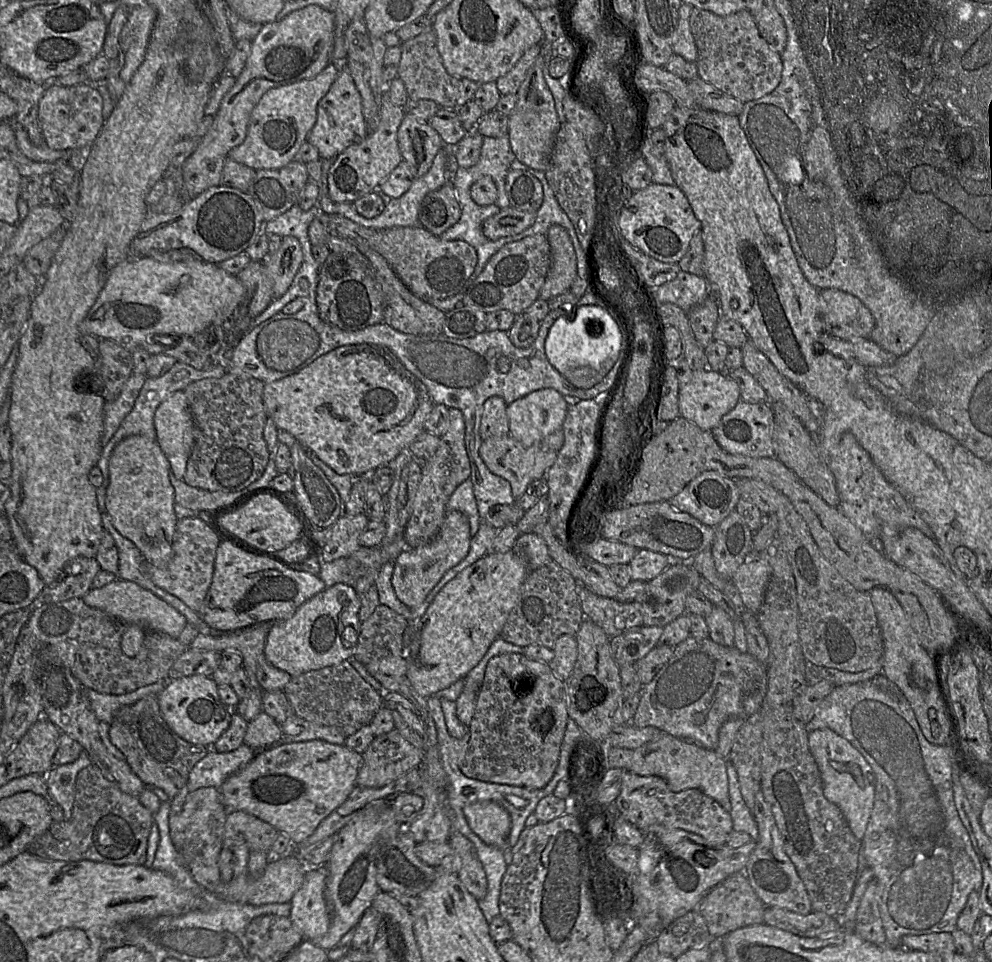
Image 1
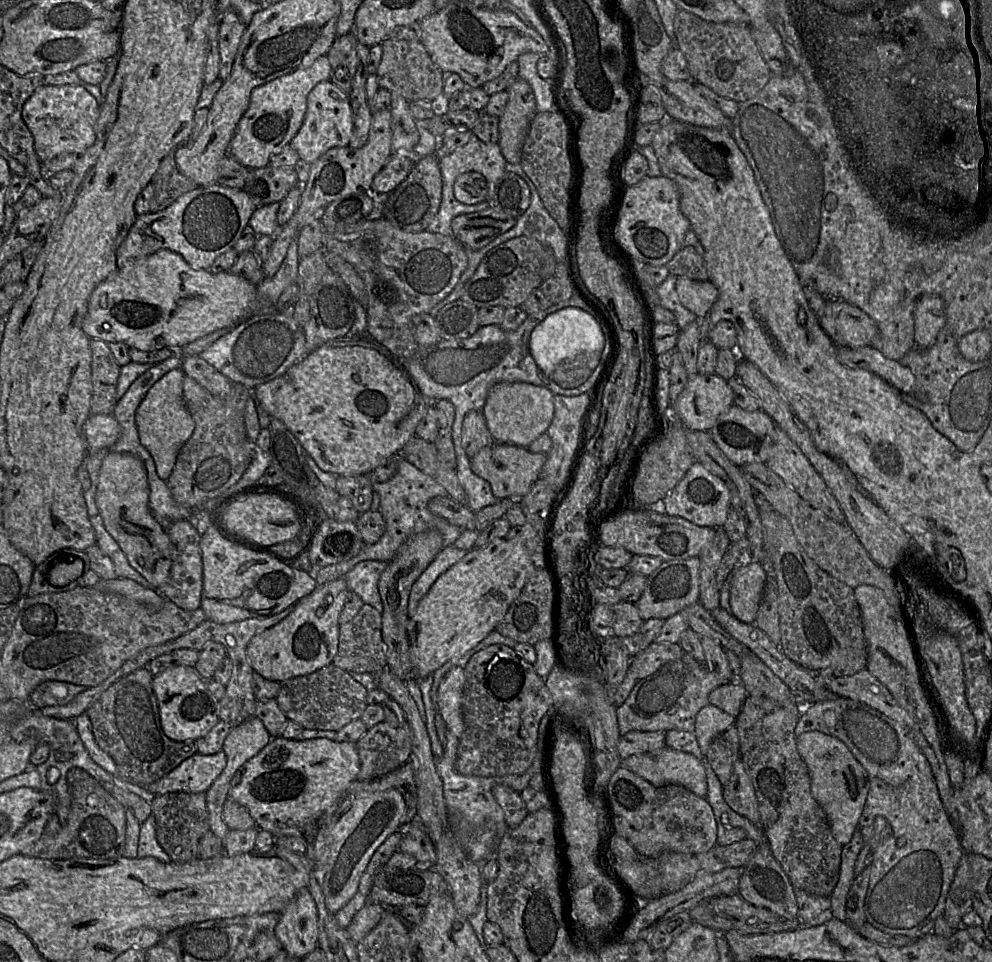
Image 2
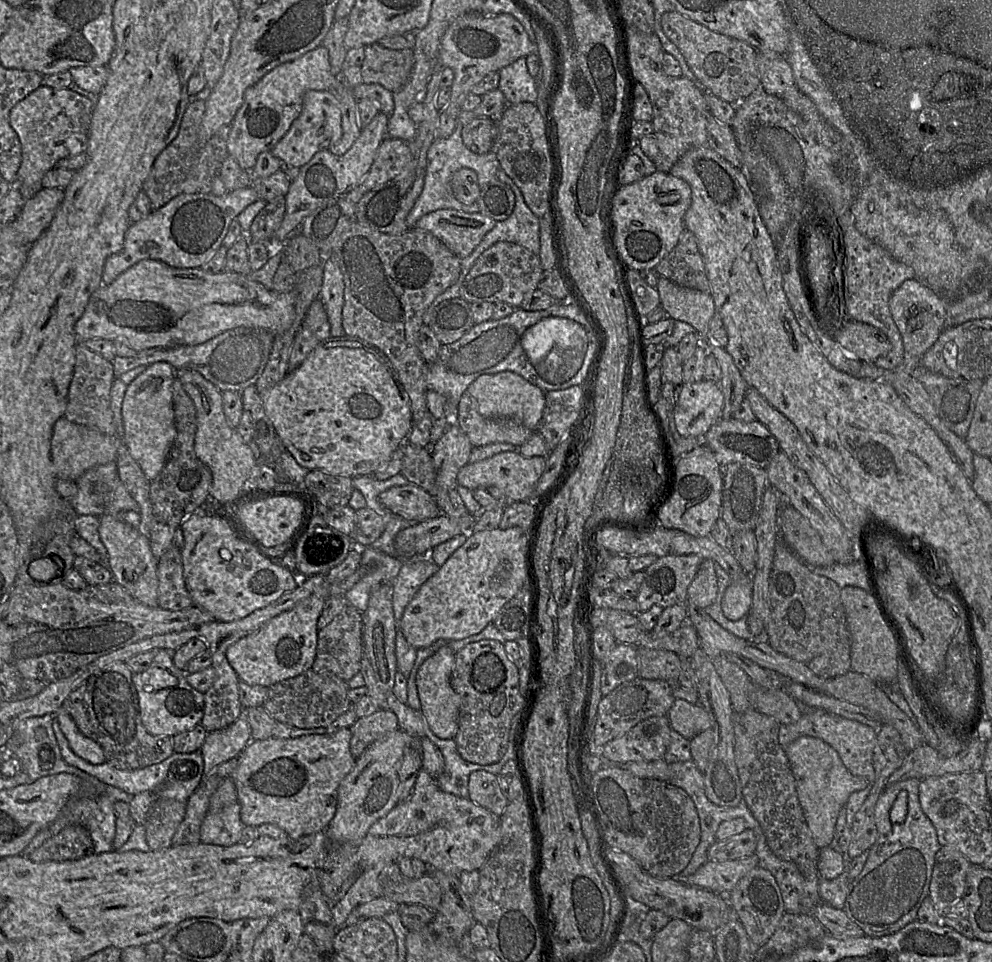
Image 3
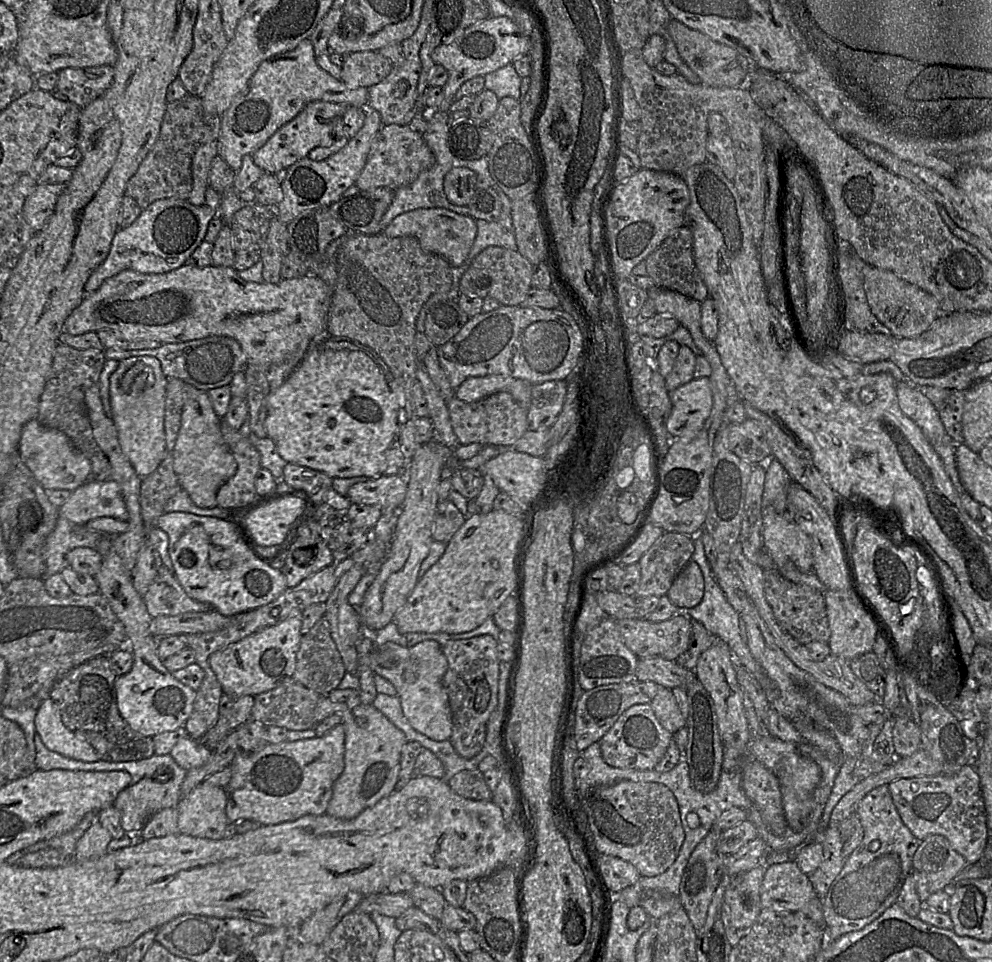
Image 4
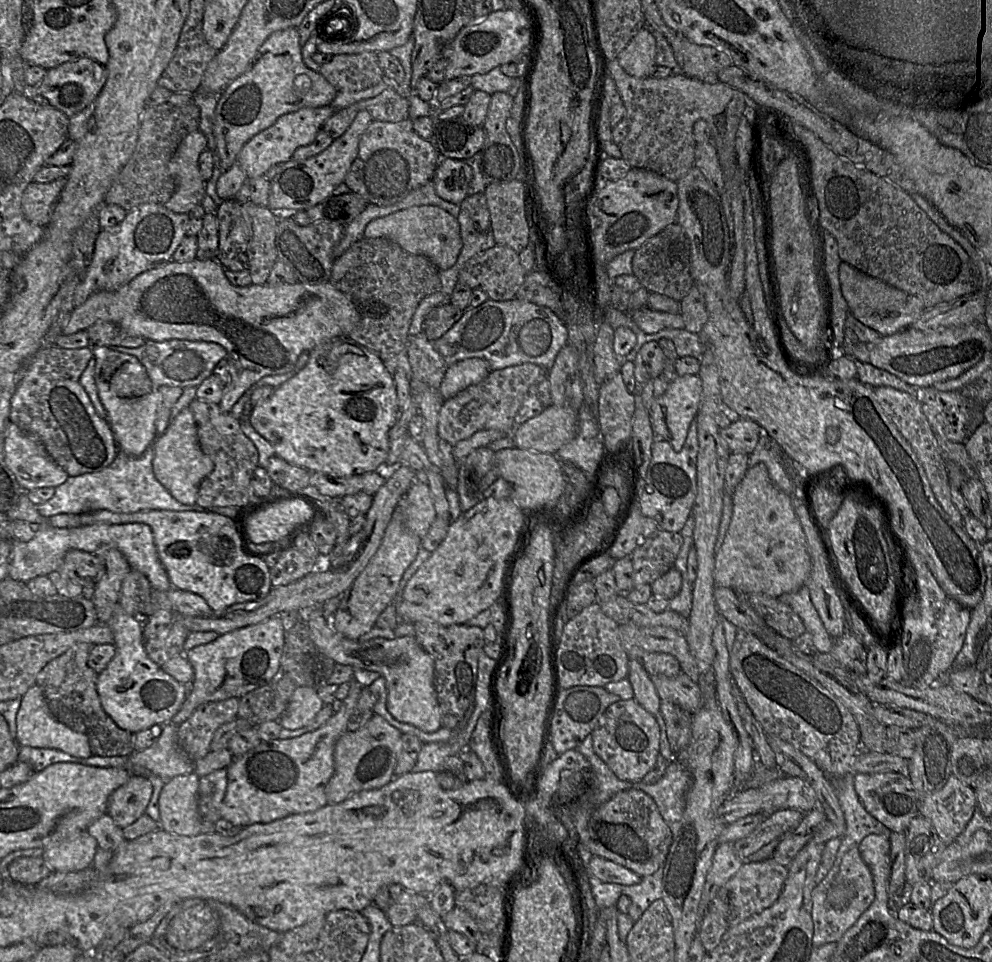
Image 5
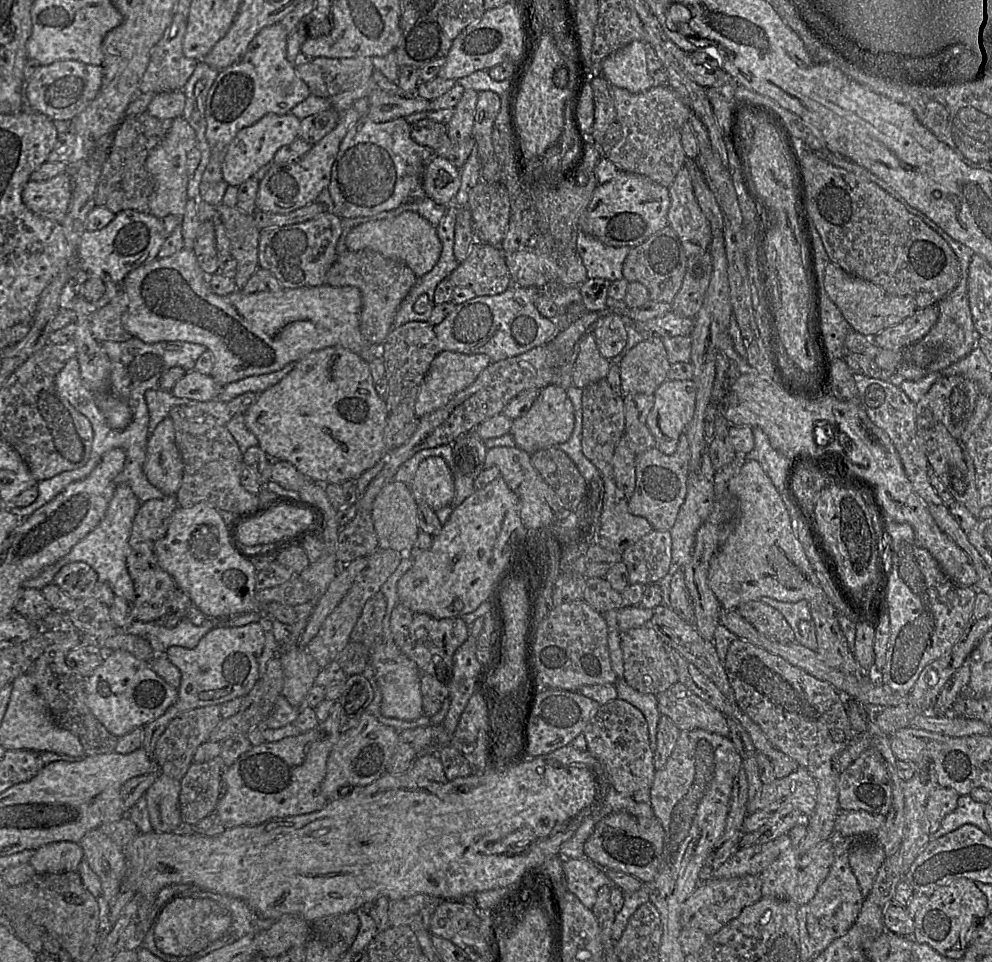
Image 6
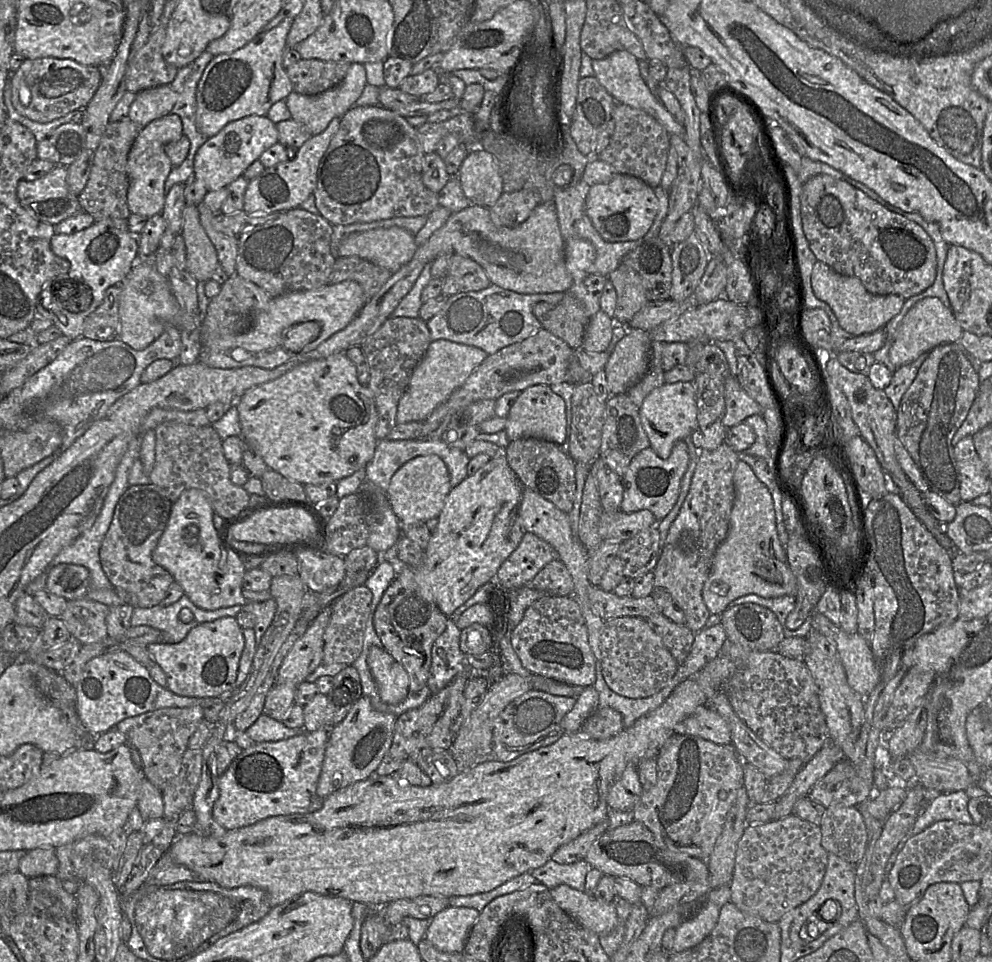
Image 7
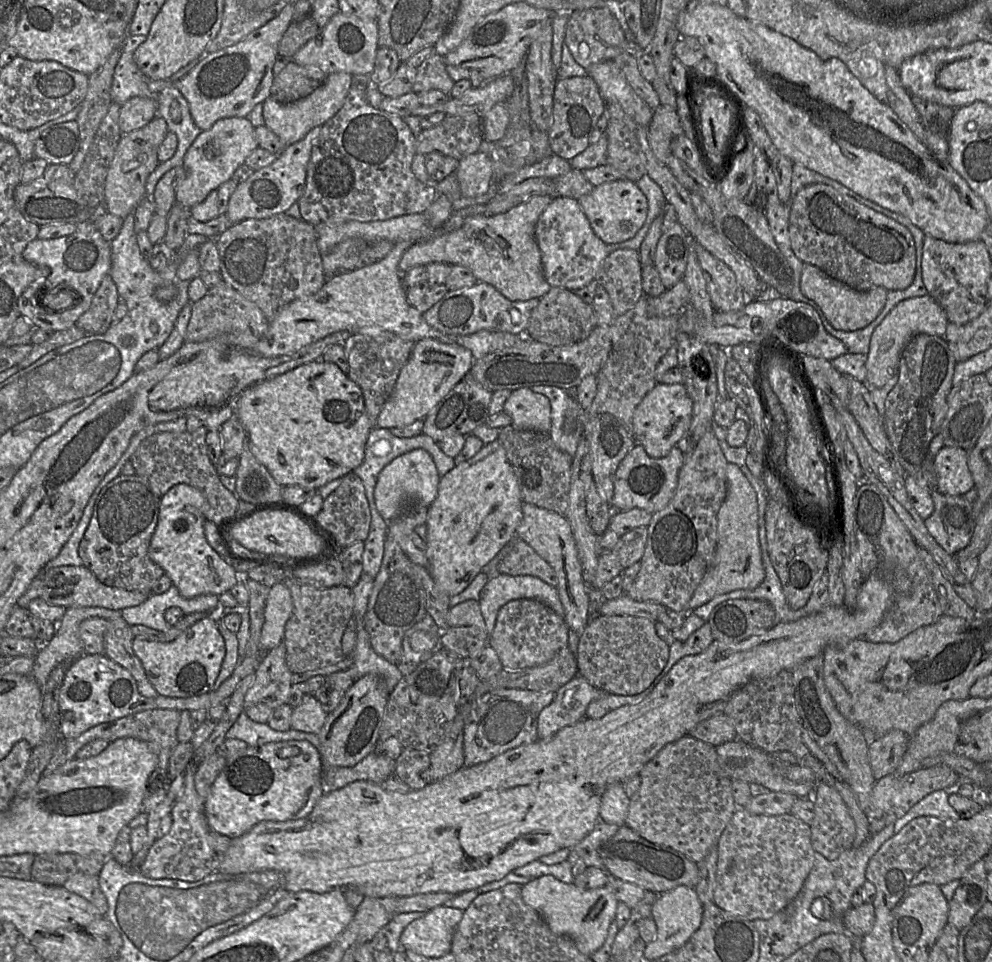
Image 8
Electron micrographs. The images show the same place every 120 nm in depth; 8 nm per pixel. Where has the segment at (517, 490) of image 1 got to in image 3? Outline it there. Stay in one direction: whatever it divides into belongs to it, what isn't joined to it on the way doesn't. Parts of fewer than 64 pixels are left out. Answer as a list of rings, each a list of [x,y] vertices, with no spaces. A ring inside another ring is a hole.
[[[518,451],[498,453],[475,463],[467,463],[457,474],[457,485],[474,490],[494,486],[502,490],[510,501],[534,500],[536,485],[546,466],[546,457],[525,457]]]

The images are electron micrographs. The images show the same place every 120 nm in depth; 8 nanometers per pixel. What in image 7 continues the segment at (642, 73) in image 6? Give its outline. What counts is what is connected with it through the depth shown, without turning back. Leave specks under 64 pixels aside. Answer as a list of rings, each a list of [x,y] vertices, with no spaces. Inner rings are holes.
[[[625,50],[615,51],[602,59],[593,60],[592,68],[594,77],[598,79],[616,103],[645,111],[661,124],[670,135],[677,135],[684,139],[684,126],[675,120],[648,88],[640,74],[639,60],[633,54]]]

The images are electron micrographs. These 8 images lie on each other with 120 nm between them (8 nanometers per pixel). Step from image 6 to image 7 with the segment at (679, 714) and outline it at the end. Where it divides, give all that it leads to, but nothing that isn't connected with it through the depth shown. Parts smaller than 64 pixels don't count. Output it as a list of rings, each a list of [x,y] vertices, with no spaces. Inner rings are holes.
[[[708,705],[699,707],[675,727],[675,734],[699,736],[715,744],[729,745],[732,734],[726,720]]]

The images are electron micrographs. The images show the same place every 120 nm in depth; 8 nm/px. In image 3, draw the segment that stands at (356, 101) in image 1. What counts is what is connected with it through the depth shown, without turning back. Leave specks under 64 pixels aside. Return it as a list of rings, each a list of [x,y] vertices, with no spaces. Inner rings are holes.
[[[308,90],[303,96],[303,107],[287,133],[271,149],[273,156],[284,164],[301,167],[322,150],[336,144],[342,137],[342,115],[337,95],[331,91]]]

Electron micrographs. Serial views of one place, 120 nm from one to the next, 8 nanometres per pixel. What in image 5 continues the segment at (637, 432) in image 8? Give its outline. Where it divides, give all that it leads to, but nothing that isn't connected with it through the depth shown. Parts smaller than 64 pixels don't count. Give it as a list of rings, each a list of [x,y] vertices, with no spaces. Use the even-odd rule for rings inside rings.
[[[698,375],[677,376],[665,392],[649,408],[655,440],[667,441],[675,451],[684,445],[691,423],[695,420],[702,399],[702,382]]]

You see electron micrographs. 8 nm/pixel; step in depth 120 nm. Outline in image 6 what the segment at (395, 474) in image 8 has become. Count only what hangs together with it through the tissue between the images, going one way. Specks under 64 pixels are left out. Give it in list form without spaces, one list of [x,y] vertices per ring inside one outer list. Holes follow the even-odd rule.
[[[439,456],[424,459],[408,485],[418,506],[429,506],[435,511],[451,505],[455,493],[453,473],[446,461]]]

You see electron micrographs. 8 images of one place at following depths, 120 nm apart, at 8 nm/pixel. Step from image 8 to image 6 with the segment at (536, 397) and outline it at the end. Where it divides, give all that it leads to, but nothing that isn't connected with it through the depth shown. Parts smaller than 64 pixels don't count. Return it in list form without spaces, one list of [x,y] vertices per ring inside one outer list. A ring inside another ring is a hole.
[[[550,384],[539,390],[536,400],[526,414],[513,420],[510,435],[516,447],[532,454],[537,450],[567,442],[574,425],[574,408],[566,389]]]

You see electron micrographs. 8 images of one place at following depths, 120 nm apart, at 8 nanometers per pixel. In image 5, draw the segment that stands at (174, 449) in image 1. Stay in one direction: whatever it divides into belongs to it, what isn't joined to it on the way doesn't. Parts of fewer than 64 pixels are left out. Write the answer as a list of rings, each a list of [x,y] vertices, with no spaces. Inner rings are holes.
[[[92,346],[94,378],[98,396],[107,412],[107,420],[113,431],[120,451],[133,457],[141,456],[157,438],[156,419],[161,401],[161,394],[151,379],[143,364],[133,355],[113,351],[106,346]]]

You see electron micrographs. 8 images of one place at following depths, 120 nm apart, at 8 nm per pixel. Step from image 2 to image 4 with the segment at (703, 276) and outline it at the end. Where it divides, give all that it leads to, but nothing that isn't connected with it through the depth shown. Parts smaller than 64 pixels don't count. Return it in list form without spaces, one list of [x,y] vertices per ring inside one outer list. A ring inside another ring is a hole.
[[[687,225],[677,228],[645,260],[646,274],[654,281],[654,286],[676,291],[699,302],[708,298],[708,288],[704,283],[693,256],[693,234]]]

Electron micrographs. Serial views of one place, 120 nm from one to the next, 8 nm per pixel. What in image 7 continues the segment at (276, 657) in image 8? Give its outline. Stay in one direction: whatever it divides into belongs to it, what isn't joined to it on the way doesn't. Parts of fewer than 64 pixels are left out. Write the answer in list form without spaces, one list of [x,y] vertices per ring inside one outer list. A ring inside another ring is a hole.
[[[330,607],[323,609],[289,650],[277,673],[276,683],[298,686],[322,665],[323,635],[329,623]]]

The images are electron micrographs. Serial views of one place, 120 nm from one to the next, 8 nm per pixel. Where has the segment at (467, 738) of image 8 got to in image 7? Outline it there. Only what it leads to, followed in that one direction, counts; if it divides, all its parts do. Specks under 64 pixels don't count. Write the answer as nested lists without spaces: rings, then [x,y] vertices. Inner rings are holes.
[[[530,690],[511,701],[499,715],[493,730],[493,760],[511,761],[518,756],[549,746],[565,732],[561,720],[573,708],[576,698]]]

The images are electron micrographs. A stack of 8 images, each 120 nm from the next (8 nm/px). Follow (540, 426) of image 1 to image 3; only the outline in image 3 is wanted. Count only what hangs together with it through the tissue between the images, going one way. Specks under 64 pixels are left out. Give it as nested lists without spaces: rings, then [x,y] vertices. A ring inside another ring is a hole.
[[[502,371],[495,374],[481,375],[469,385],[466,393],[473,398],[476,403],[477,410],[484,417],[512,418],[533,431],[537,431],[537,426],[542,418],[546,403],[545,391],[511,371]]]

